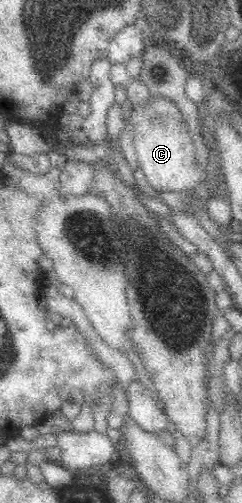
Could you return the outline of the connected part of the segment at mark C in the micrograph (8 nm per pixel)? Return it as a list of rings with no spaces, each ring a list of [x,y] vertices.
[[[149,94],[144,103],[131,104],[131,111],[124,117],[125,125],[129,125],[130,139],[134,155],[136,155],[137,169],[140,169],[150,187],[158,192],[173,193],[173,191],[193,190],[200,181],[200,170],[196,164],[194,144],[189,134],[188,126],[181,116],[179,107],[162,95]]]

